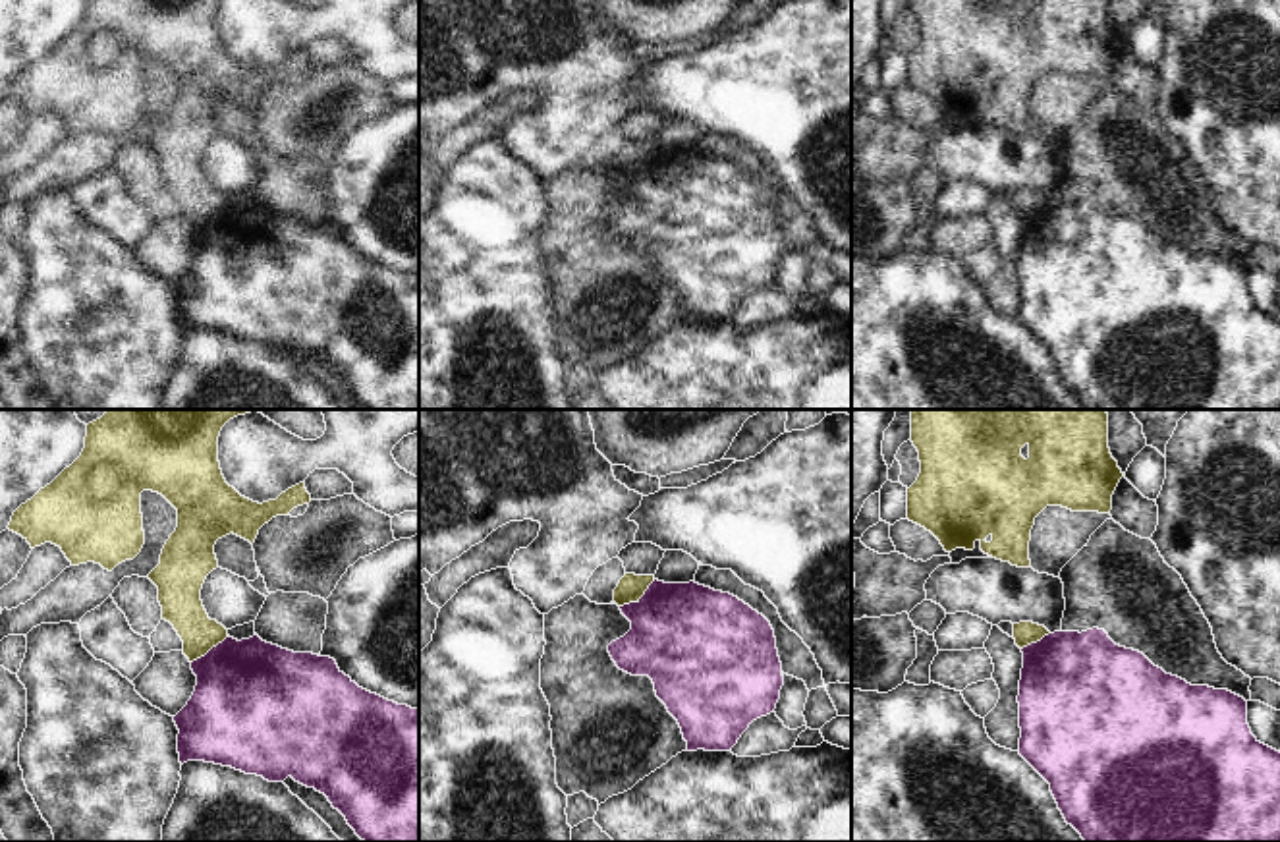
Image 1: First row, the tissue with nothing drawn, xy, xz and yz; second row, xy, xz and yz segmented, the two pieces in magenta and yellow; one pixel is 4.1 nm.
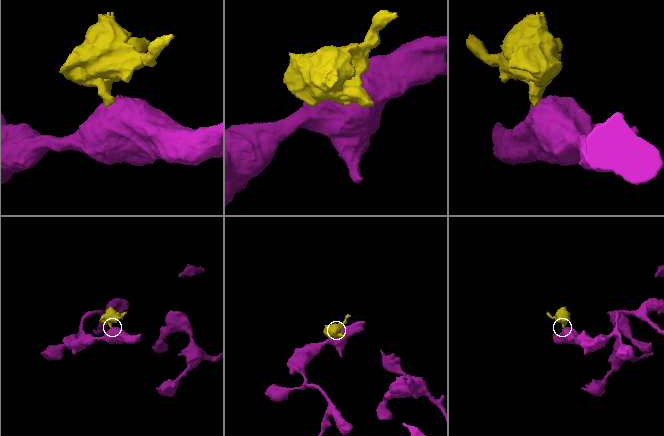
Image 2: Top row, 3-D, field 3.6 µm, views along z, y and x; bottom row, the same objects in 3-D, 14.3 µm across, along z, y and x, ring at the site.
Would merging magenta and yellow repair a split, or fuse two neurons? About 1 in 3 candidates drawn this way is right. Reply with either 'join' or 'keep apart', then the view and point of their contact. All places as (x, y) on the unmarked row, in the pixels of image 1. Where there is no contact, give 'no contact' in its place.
keep apart; meets magenta in xz at (640, 167)

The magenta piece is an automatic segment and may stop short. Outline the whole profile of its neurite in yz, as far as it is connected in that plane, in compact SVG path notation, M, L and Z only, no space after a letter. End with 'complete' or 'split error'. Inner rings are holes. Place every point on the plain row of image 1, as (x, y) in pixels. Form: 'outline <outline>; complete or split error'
outline M1104 197L1054 199L1021 216L1019 323L1050 351L1068 392L1085 409L1280 409L1280 319L1261 311L1247 292L1247 268L1228 257L1191 253L1166 241L1143 220L1116 212Z; complete

